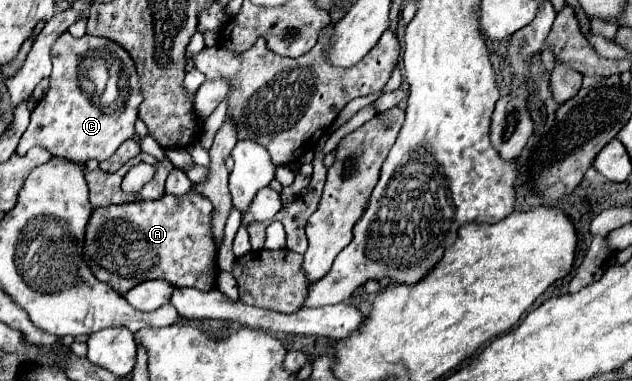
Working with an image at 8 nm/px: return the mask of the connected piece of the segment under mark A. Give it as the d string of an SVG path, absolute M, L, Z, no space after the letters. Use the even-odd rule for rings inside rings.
M193 192L95 208L85 228L83 258L93 276L121 296L151 278L165 278L175 288L213 290L219 272L211 212L211 202Z

